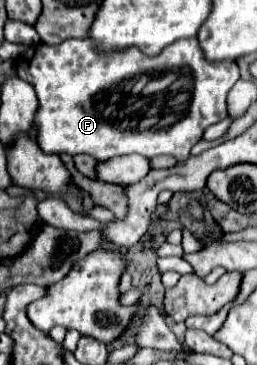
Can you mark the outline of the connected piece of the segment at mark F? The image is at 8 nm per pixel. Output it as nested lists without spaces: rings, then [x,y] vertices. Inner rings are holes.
[[[196,37],[174,41],[156,57],[142,55],[136,47],[100,55],[92,49],[90,39],[68,39],[56,47],[38,43],[28,47],[18,59],[16,73],[34,87],[38,97],[38,109],[34,113],[38,147],[44,153],[54,155],[94,155],[98,161],[130,153],[146,155],[148,159],[156,155],[172,155],[178,163],[186,161],[204,129],[228,115],[226,95],[240,79],[236,61],[206,61]],[[102,69],[106,69],[110,77],[104,79]]]

